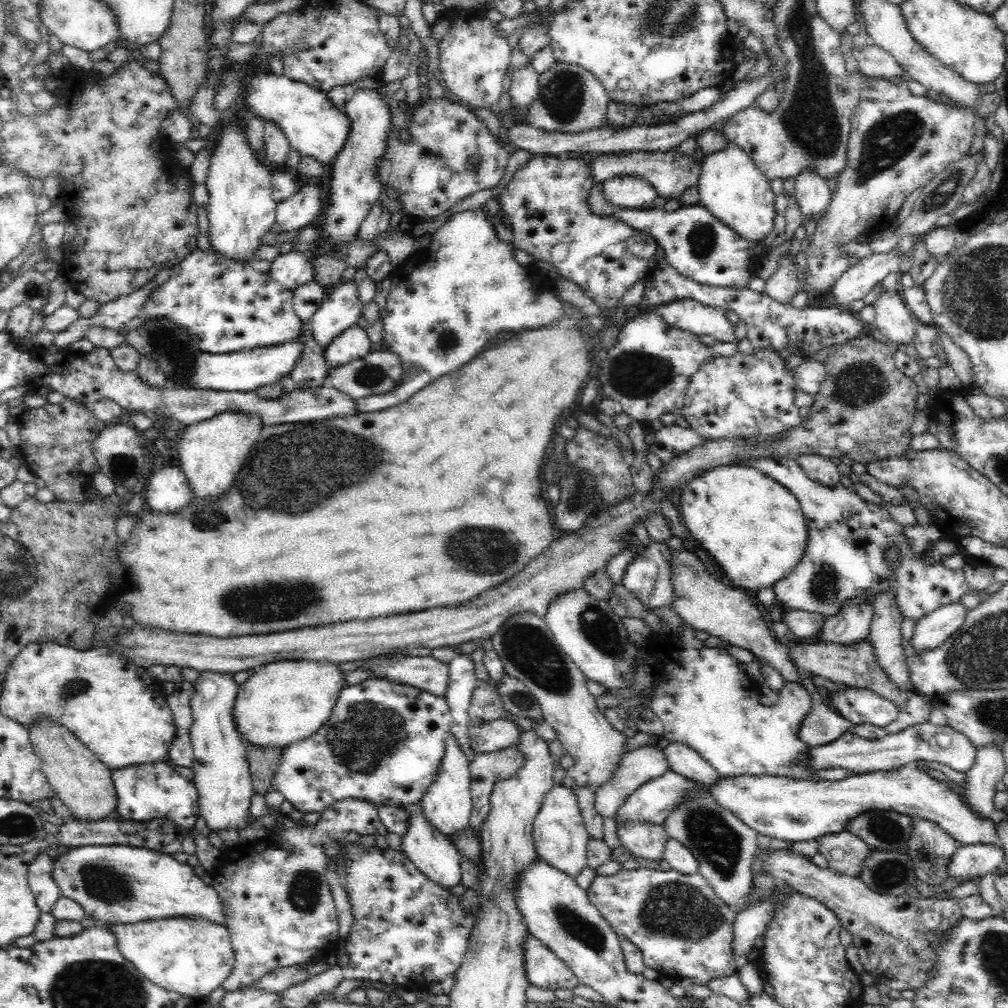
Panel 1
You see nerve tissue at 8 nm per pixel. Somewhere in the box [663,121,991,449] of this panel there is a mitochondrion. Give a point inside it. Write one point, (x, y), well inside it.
(860, 383)

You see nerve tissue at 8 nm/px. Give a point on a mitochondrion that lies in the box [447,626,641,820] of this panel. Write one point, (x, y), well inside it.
(518, 697)

